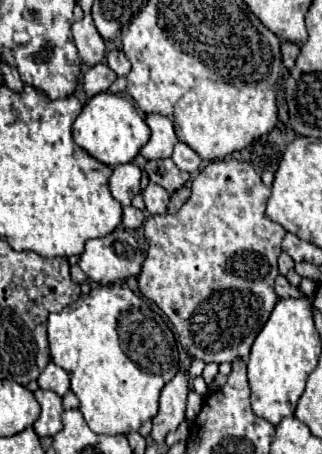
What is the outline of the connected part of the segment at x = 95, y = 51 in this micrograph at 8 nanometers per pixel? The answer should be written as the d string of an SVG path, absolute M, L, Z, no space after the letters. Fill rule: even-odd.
M86 14L82 20L72 24L72 34L80 52L80 58L86 66L96 66L106 56L106 44L98 34L94 20Z

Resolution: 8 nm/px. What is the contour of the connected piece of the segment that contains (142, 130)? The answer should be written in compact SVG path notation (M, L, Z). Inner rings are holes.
M102 92L92 96L82 108L80 116L74 120L72 138L82 150L86 150L96 160L108 166L118 166L136 158L140 148L150 140L150 128L144 122L144 116L134 108L130 100L114 96L110 92Z

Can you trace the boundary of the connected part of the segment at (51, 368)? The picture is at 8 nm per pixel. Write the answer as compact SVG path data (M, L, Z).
M50 362L46 370L40 374L38 384L42 390L52 390L58 396L64 396L66 392L70 392L70 376L66 374L66 370L56 366L54 362Z

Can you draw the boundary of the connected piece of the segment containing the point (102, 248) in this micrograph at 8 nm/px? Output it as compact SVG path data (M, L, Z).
M120 226L104 238L88 240L78 266L92 282L114 284L138 276L142 262L144 258L136 238Z

